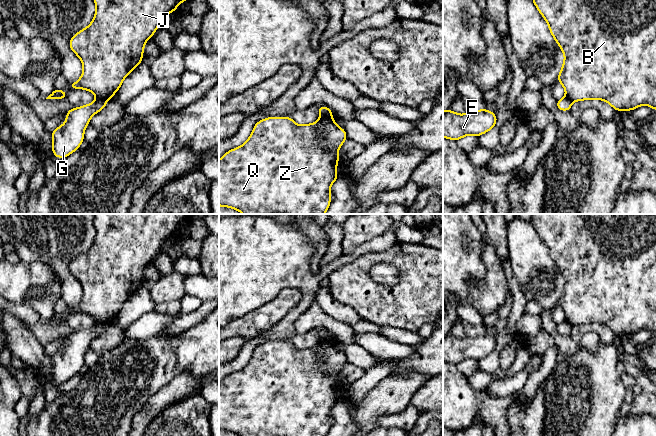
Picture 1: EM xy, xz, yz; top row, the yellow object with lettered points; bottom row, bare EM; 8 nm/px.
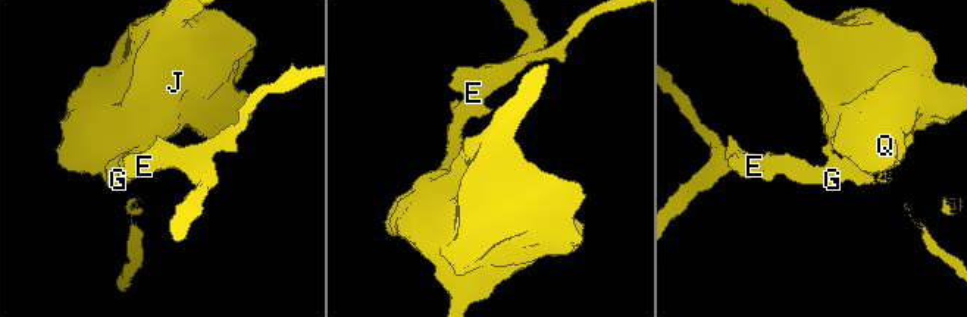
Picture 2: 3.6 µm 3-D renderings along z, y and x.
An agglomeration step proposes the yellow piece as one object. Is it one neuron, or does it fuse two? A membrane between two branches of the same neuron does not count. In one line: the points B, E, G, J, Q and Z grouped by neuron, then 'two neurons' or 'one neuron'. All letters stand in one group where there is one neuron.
B J Q Z / E G; two neurons

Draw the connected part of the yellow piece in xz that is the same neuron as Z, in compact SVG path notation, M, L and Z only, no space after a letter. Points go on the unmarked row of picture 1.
M268 341L254 349L248 364L240 371L226 376L219 384L219 430L230 431L240 436L326 436L330 430L330 411L338 404L336 393L340 383L338 374L347 363L347 357L337 350L333 341L320 341L315 347L297 349L291 341Z

